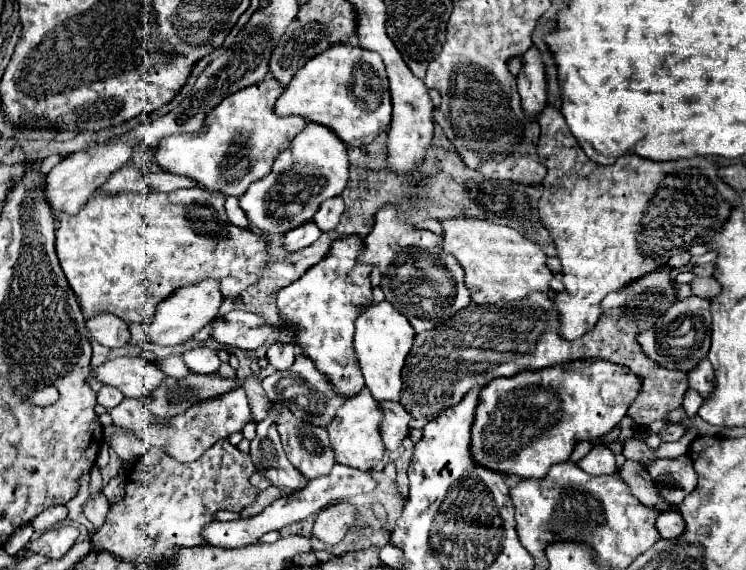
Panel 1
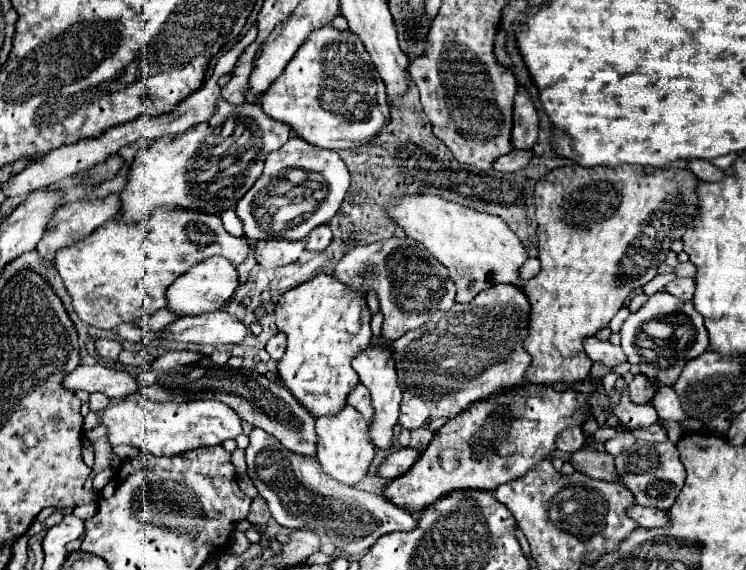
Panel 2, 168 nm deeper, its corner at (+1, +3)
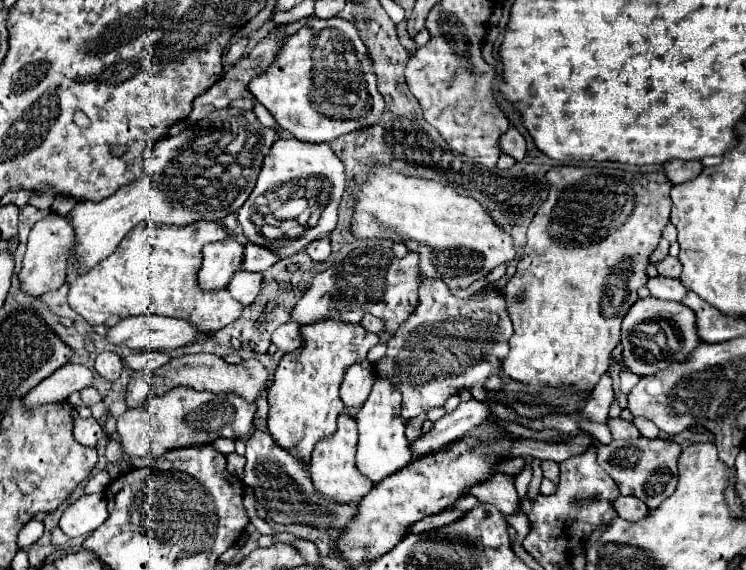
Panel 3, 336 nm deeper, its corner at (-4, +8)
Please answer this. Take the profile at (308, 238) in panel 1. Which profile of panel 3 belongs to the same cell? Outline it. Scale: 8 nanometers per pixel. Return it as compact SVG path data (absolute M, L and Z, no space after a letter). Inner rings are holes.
M246 244L246 250L244 250L244 264L242 268L244 270L252 270L252 272L264 272L264 270L270 270L276 262L278 262L278 254L276 252L270 252L268 248L262 248L258 244Z

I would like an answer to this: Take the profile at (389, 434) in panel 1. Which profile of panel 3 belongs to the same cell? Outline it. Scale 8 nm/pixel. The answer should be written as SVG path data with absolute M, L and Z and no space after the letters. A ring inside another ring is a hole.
M368 360L350 366L346 370L346 376L344 376L344 382L340 388L340 398L342 398L344 406L354 412L358 408L362 408L362 404L366 402L366 396L368 396L368 382L374 382L374 380L376 380L376 372Z

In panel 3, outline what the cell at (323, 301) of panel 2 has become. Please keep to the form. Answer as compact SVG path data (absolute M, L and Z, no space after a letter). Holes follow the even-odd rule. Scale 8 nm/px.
M318 320L318 324L302 324L300 338L302 344L298 350L284 354L274 372L268 394L268 432L282 448L290 448L296 456L308 462L314 444L334 432L336 420L344 412L338 392L346 368L366 360L368 350L380 340L376 334L364 330L362 324L342 320Z

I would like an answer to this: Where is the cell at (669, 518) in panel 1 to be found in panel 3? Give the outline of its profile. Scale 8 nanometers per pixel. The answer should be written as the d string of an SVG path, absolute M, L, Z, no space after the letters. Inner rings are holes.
M618 496L614 500L614 508L616 508L620 518L630 520L630 522L642 520L642 516L648 516L648 512L650 512L646 508L646 504L642 504L642 500L638 500L634 496Z

